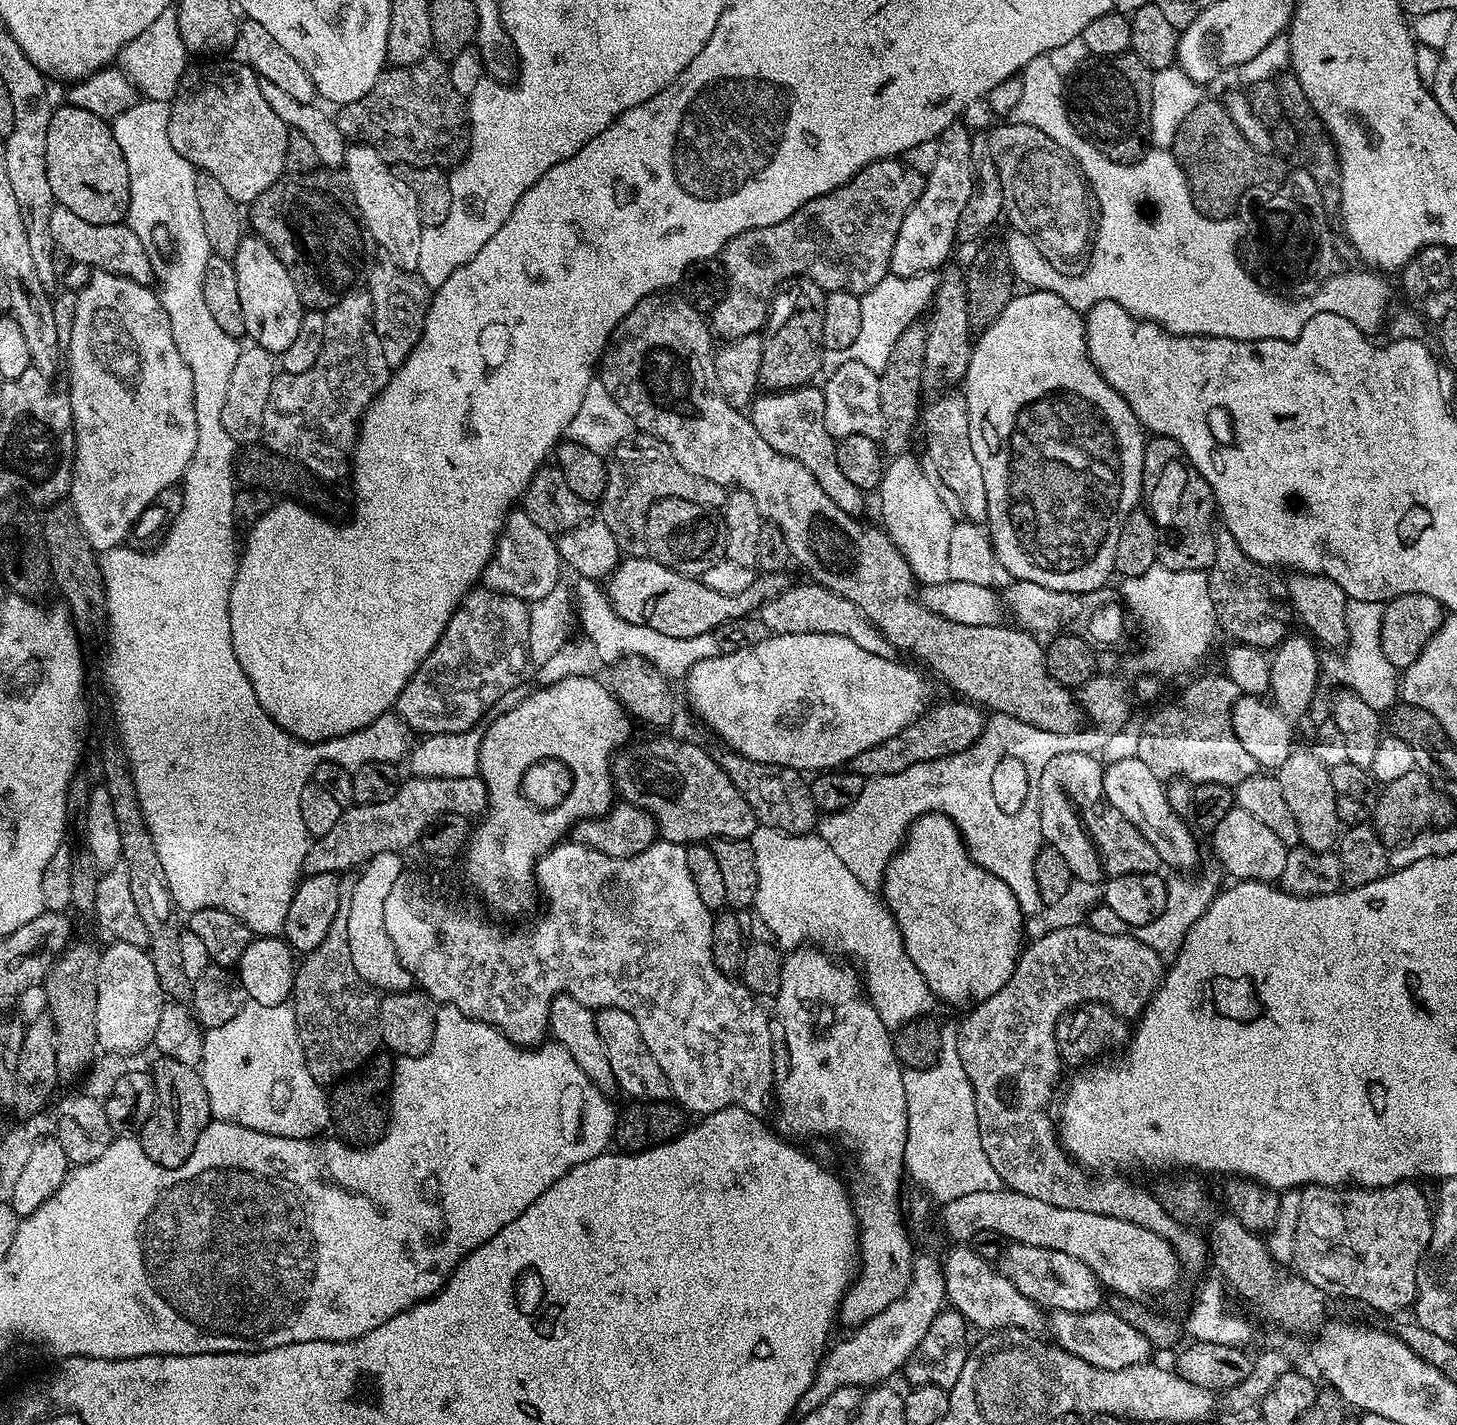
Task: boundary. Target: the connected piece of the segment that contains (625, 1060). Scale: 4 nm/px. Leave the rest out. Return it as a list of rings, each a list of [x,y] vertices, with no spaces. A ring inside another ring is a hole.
[[[601,1008],[595,1013],[595,1018],[596,1029],[606,1046],[606,1058],[610,1058],[610,1070],[614,1070],[617,1089],[621,1093],[624,1091],[632,1100],[671,1101],[670,1082],[666,1082],[662,1066],[654,1062],[654,1054],[650,1054],[638,1022],[634,1022],[626,1010],[617,1008]]]

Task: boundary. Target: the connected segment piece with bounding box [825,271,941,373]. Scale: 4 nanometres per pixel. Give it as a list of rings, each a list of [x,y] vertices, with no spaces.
[[[891,272],[883,280],[860,296],[862,306],[861,329],[858,338],[846,350],[825,351],[825,359],[829,365],[844,364],[846,361],[858,361],[879,373],[890,360],[891,351],[898,338],[915,323],[922,311],[929,309],[936,290],[941,284],[941,273],[923,272],[918,276],[898,276]]]

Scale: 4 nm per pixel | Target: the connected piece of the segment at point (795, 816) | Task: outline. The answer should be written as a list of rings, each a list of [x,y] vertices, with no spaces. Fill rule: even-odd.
[[[731,750],[721,753],[718,759],[722,770],[730,778],[730,782],[734,782],[738,794],[746,798],[750,810],[763,827],[773,828],[788,836],[807,836],[817,827],[818,809],[812,797],[812,789],[809,781],[796,769],[754,762]]]

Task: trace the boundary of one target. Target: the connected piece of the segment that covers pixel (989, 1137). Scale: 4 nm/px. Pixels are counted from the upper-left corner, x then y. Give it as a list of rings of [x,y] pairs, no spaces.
[[[1087,923],[1075,924],[1074,926],[1066,926],[1062,930],[1054,930],[1050,934],[1046,934],[1038,940],[1033,940],[1021,951],[1020,958],[1016,962],[1016,969],[1010,978],[1010,982],[1006,986],[1002,986],[1002,990],[998,990],[998,994],[994,994],[990,998],[979,1001],[971,1009],[972,1013],[965,1018],[960,1024],[960,1033],[956,1036],[956,1045],[954,1051],[959,1056],[964,1073],[968,1076],[968,1081],[972,1083],[972,1089],[976,1095],[976,1113],[978,1114],[978,1130],[982,1138],[982,1150],[986,1150],[986,1158],[990,1158],[990,1166],[998,1174],[1000,1184],[1005,1189],[1017,1192],[1018,1194],[1026,1194],[1030,1198],[1038,1198],[1041,1202],[1050,1202],[1050,1206],[1062,1206],[1070,1210],[1086,1210],[1094,1214],[1102,1214],[1103,1216],[1113,1216],[1114,1218],[1122,1218],[1126,1222],[1134,1222],[1138,1226],[1142,1226],[1151,1232],[1157,1232],[1164,1240],[1167,1240],[1169,1246],[1176,1251],[1176,1257],[1181,1262],[1185,1269],[1200,1268],[1210,1256],[1210,1248],[1206,1243],[1203,1235],[1199,1236],[1191,1227],[1185,1226],[1183,1223],[1175,1221],[1174,1218],[1168,1216],[1164,1208],[1160,1205],[1156,1196],[1151,1191],[1139,1188],[1136,1184],[1131,1184],[1128,1180],[1123,1180],[1123,1175],[1120,1174],[1104,1174],[1101,1180],[1091,1180],[1089,1173],[1085,1171],[1081,1165],[1077,1164],[1067,1152],[1064,1151],[1064,1145],[1058,1139],[1058,1128],[1048,1117],[1048,1112],[1044,1107],[1048,1104],[1048,1099],[1051,1098],[1051,1088],[1055,1086],[1056,1079],[1060,1076],[1060,1068],[1062,1069],[1062,1061],[1060,1051],[1056,1045],[1056,1023],[1060,1021],[1060,1017],[1065,1012],[1071,1012],[1073,1008],[1079,1008],[1081,1004],[1105,1004],[1108,1008],[1112,1008],[1117,1015],[1124,1018],[1128,1022],[1135,1021],[1140,1013],[1144,1011],[1144,1007],[1152,1001],[1152,996],[1155,995],[1156,989],[1159,988],[1161,979],[1166,971],[1165,961],[1160,959],[1160,956],[1151,949],[1150,946],[1144,945],[1140,940],[1137,940],[1135,935],[1127,934],[1119,936],[1118,934],[1106,934],[1099,927],[1088,928]]]

